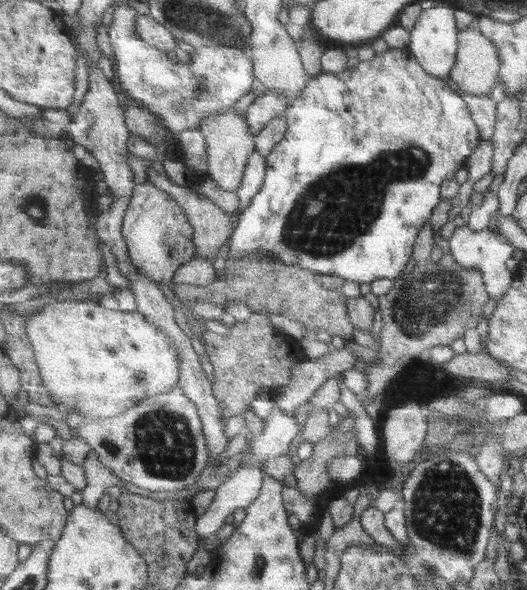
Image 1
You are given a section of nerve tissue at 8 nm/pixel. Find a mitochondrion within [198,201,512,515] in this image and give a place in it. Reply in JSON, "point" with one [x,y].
{"point":[431,300]}

